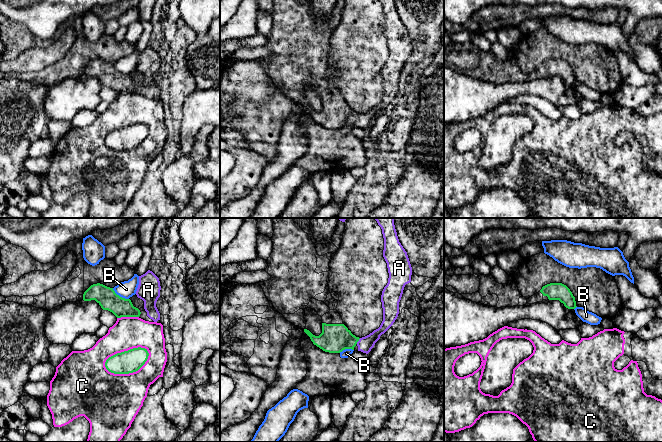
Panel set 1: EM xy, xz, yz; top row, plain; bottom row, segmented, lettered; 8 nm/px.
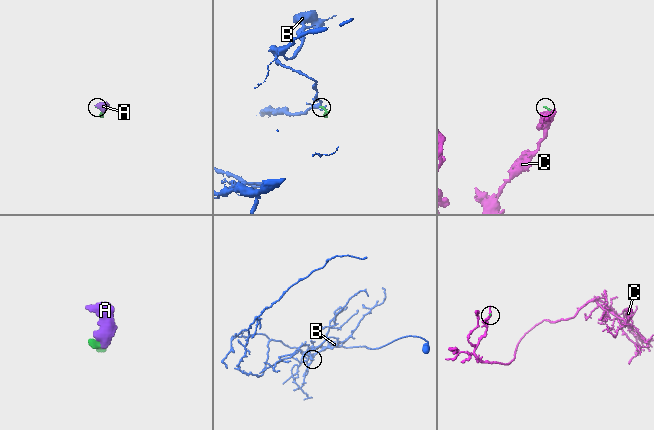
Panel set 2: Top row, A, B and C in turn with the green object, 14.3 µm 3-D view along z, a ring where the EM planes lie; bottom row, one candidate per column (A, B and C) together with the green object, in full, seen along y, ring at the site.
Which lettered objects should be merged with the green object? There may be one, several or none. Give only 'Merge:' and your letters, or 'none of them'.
Merge: A

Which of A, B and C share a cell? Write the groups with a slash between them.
A / B / C

